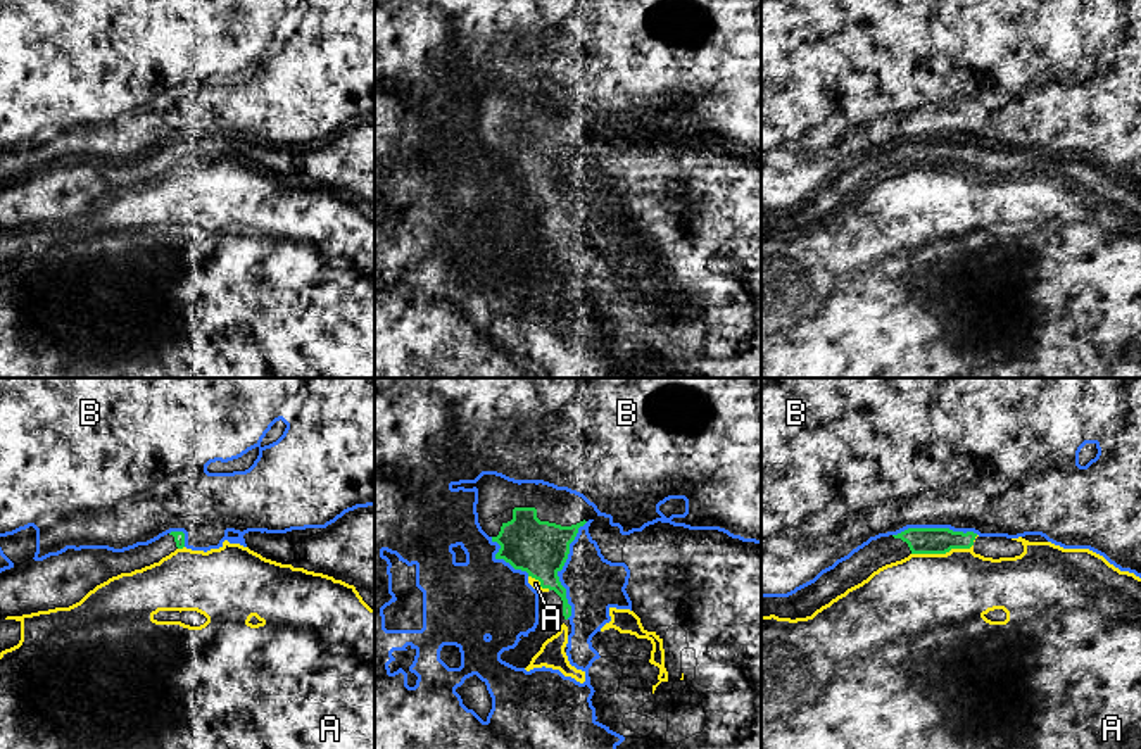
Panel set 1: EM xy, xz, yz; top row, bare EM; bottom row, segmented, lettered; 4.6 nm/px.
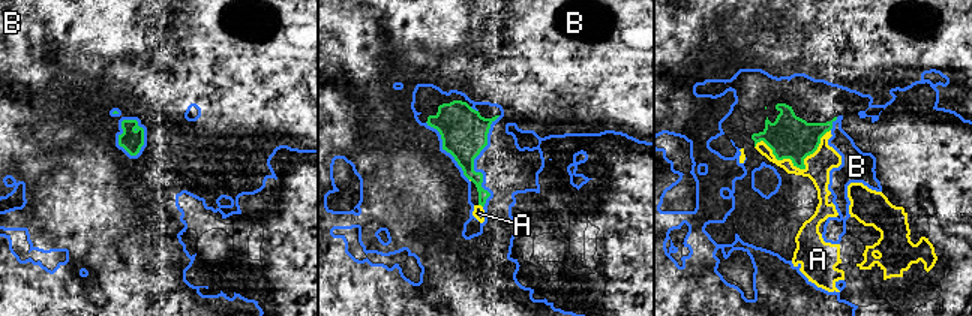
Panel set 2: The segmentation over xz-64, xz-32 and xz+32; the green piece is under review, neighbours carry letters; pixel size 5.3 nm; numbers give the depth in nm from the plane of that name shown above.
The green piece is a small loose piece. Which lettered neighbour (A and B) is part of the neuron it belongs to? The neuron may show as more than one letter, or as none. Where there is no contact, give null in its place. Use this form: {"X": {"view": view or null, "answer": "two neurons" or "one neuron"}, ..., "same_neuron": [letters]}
{"A": {"view": "yz", "answer": "two neurons"}, "B": {"view": "xz", "answer": "two neurons"}, "same_neuron": []}

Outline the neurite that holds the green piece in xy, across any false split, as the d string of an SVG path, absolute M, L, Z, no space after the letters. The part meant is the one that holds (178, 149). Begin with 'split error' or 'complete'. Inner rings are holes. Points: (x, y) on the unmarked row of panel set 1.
split error | M171 145L148 159L138 159L124 166L112 166L107 162L81 162L50 169L43 174L29 173L0 186L0 231L22 230L26 226L48 224L55 221L69 221L109 192L159 176L162 171L183 160L185 147Z

